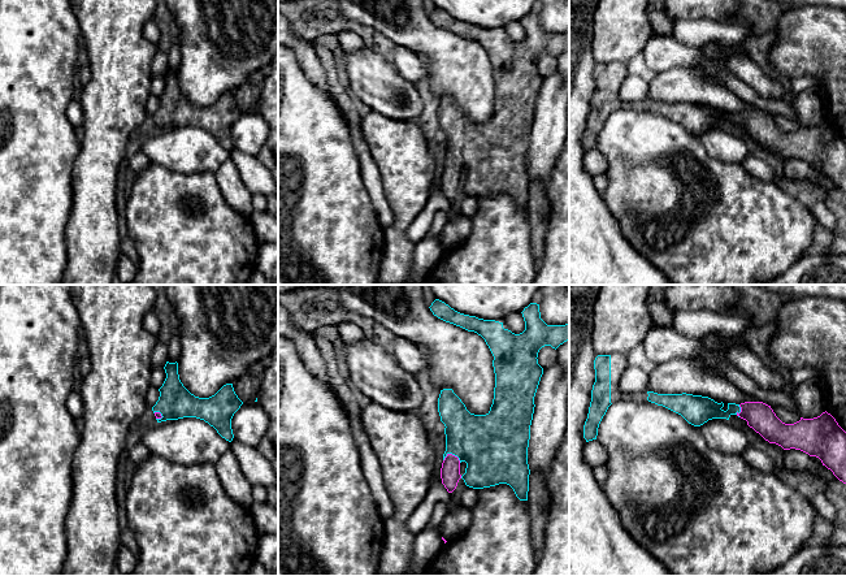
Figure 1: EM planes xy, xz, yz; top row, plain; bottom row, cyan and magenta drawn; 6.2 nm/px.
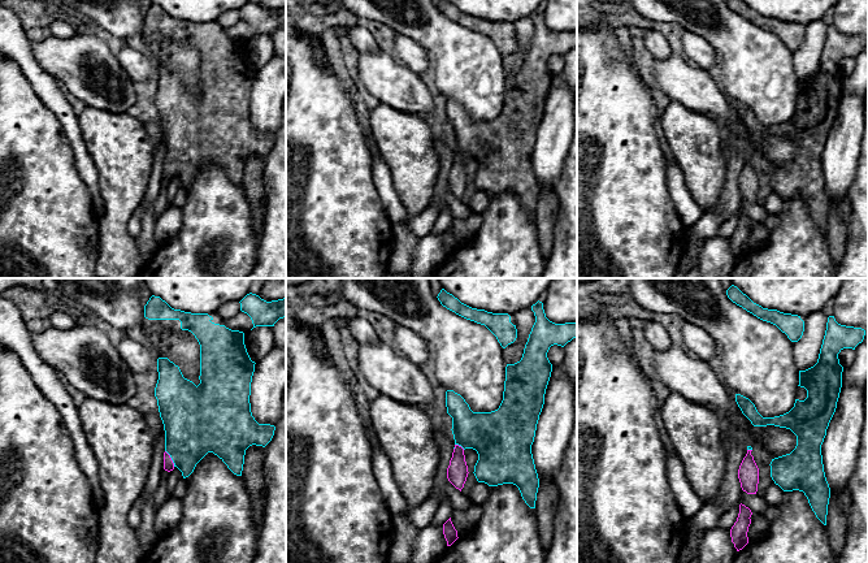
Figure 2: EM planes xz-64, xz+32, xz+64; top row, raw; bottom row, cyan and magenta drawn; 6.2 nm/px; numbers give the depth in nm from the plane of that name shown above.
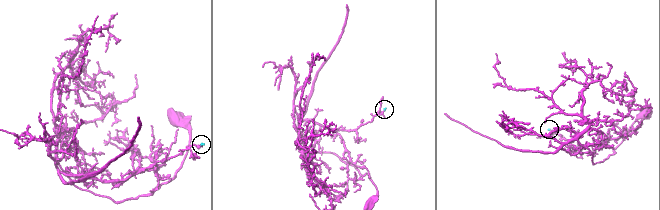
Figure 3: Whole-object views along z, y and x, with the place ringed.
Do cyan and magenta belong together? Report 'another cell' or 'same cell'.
same cell

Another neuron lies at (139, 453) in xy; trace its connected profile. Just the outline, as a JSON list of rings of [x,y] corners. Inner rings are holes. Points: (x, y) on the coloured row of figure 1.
[[[140,442],[129,451],[129,462],[131,467],[134,467],[144,462],[151,455],[152,454],[148,447]]]

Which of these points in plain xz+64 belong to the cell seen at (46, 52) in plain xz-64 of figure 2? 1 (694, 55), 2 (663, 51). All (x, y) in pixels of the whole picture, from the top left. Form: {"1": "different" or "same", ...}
{"1": "different", "2": "different"}

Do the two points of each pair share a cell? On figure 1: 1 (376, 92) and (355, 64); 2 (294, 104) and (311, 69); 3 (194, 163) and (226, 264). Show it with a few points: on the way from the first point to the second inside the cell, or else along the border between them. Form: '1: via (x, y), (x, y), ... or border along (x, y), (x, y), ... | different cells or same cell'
1: via (376, 86), (361, 70) | same cell
2: border along (293, 50), (304, 74), (332, 95) | different cells
3: border along (166, 168), (183, 173), (213, 173) | different cells

